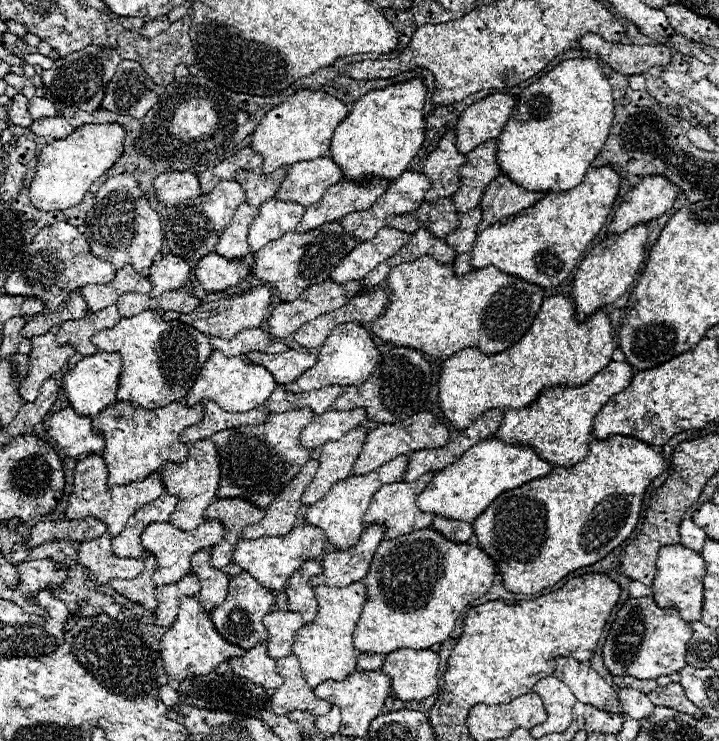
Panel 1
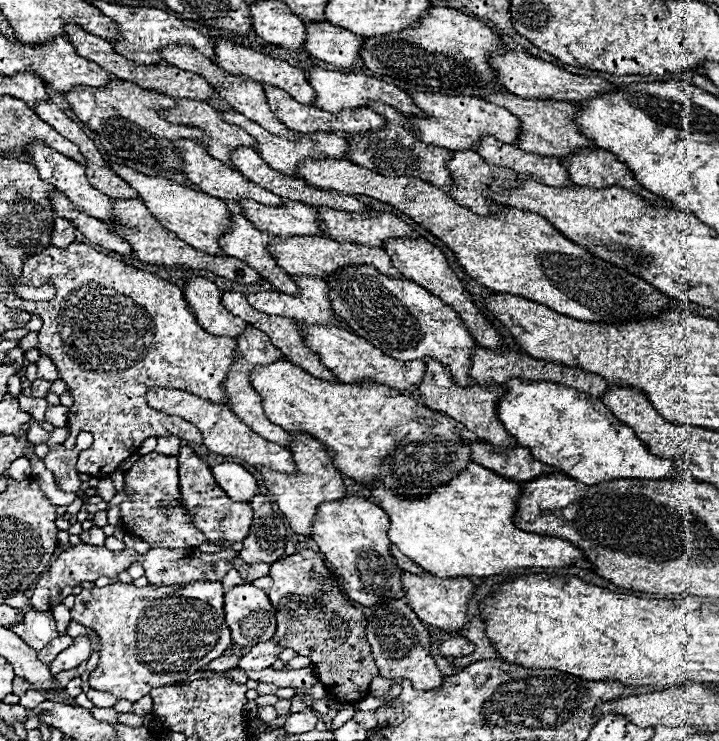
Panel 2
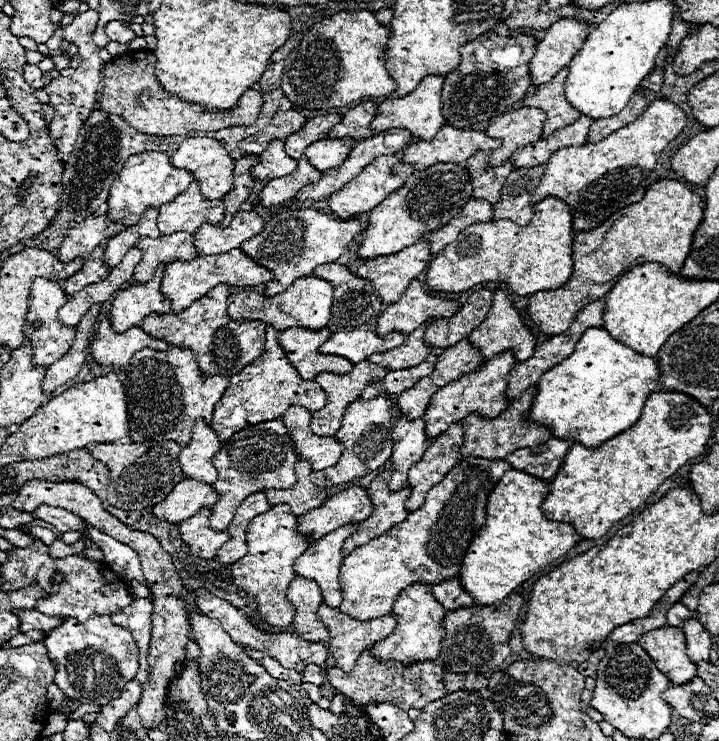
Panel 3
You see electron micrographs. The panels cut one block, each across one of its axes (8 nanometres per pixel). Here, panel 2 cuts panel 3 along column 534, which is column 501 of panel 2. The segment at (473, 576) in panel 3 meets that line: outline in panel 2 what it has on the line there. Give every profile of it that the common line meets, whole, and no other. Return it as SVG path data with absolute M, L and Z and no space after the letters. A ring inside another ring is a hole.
M480 464L466 466L452 482L446 482L444 486L438 486L432 490L432 494L424 494L424 498L404 498L402 494L396 494L394 490L388 490L388 486L382 486L384 482L374 482L370 486L372 498L380 504L382 510L390 516L390 526L386 530L390 542L412 562L422 566L426 572L438 576L438 578L454 578L454 576L494 576L502 574L512 568L530 568L530 566L542 566L542 568L564 568L574 566L584 560L584 554L574 548L570 542L542 536L534 532L522 532L514 526L514 502L520 496L520 484L514 480L506 480L492 470L486 470Z

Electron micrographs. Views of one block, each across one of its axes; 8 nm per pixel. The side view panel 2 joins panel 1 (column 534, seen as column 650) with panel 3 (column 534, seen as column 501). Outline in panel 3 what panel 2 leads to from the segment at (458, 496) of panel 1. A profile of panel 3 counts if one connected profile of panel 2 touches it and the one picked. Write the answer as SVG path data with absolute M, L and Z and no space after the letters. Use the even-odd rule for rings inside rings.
M602 326L600 328L588 328L578 346L574 348L572 356L556 364L552 370L548 370L540 380L538 380L538 394L532 402L530 418L538 424L550 426L556 438L562 440L572 440L580 442L588 448L596 448L608 438L614 438L616 434L628 430L634 426L640 416L646 398L658 390L658 362L650 356L636 354L632 348L624 346L622 342L614 340Z

